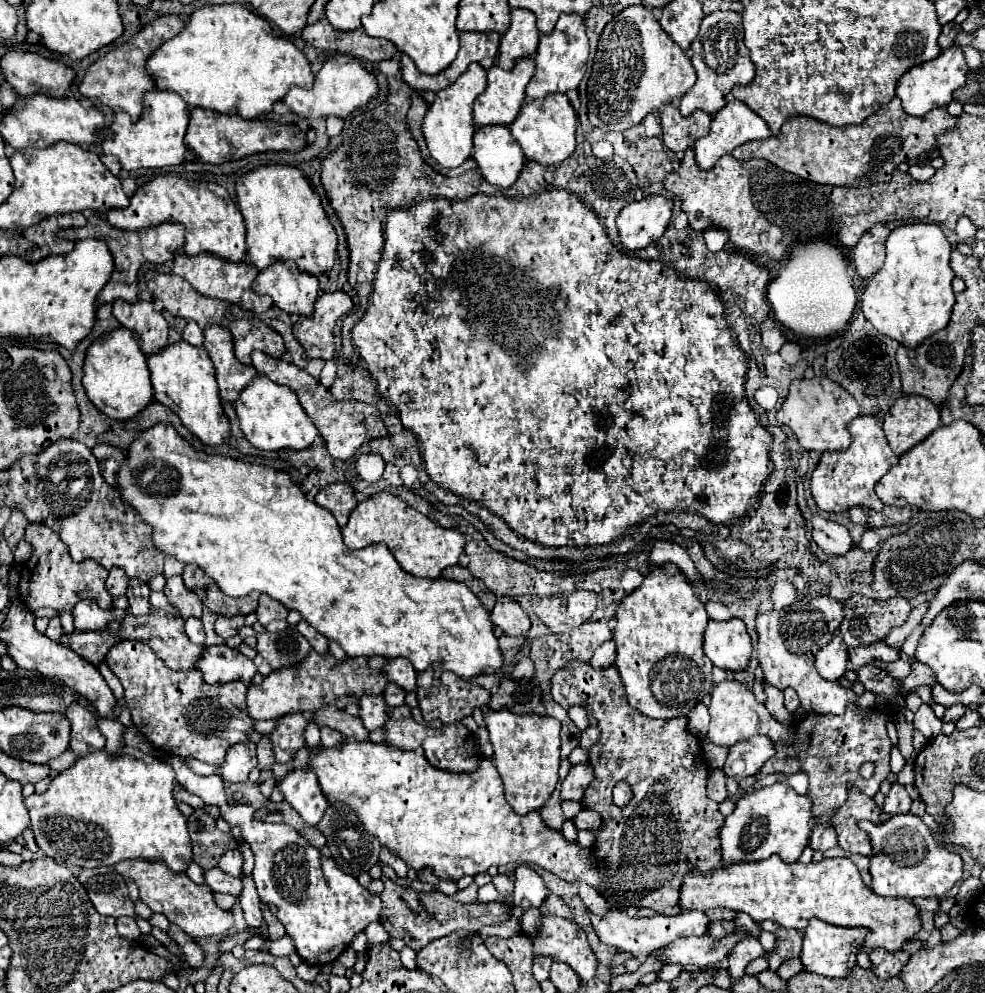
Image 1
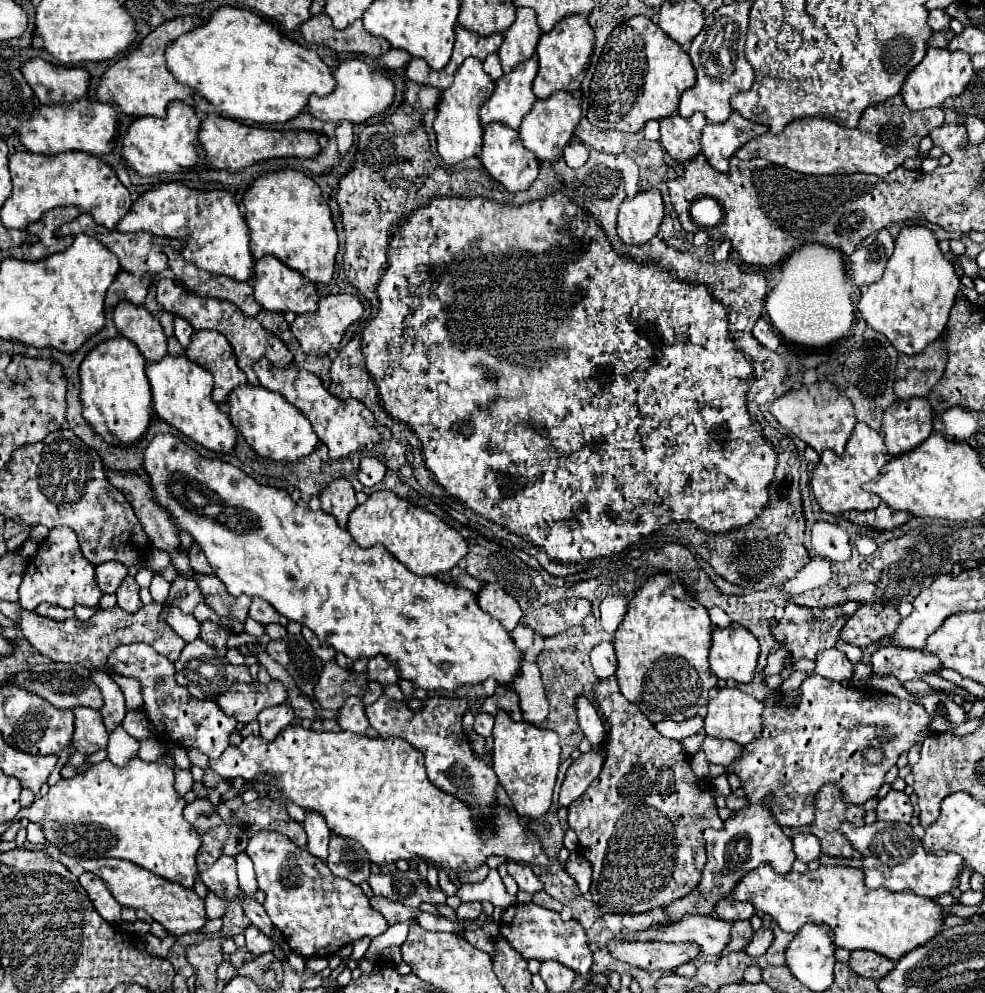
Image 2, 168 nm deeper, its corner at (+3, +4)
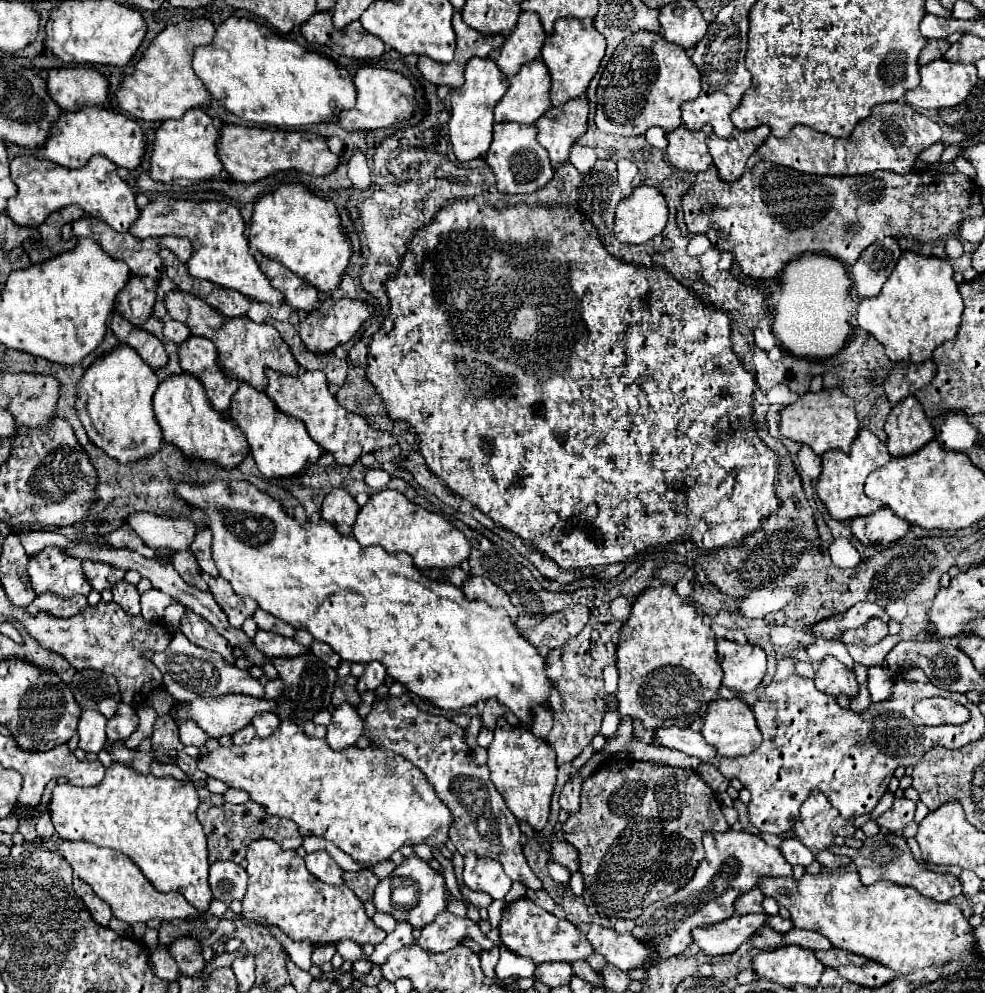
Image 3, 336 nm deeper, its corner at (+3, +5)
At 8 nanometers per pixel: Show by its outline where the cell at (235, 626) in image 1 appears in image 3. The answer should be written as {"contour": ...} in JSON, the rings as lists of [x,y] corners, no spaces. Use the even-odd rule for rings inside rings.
{"contour":[[[185,609],[185,615],[181,617],[181,631],[191,643],[223,655],[223,659],[227,663],[235,663],[231,643],[227,643],[227,639],[223,639],[223,635],[219,635],[211,627],[211,623],[207,623],[203,617],[195,615],[191,609]]]}

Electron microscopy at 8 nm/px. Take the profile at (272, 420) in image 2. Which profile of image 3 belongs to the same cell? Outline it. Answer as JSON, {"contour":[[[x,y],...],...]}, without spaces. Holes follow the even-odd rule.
{"contour":[[[239,385],[237,393],[231,399],[229,415],[245,433],[259,471],[269,479],[299,475],[305,467],[313,465],[321,455],[321,447],[309,437],[305,425],[299,419],[277,411],[275,403],[251,385]]]}

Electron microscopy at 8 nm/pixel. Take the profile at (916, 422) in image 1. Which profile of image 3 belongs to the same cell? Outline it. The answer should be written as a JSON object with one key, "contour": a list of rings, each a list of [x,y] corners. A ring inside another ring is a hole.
{"contour":[[[913,395],[899,401],[891,409],[885,421],[885,433],[887,433],[887,449],[893,457],[911,455],[921,447],[925,447],[935,437],[921,403]]]}

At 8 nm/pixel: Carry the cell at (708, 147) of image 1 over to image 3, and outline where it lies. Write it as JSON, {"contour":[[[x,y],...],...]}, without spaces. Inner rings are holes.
{"contour":[[[761,125],[751,131],[735,131],[733,139],[709,137],[707,147],[713,157],[713,165],[719,171],[719,179],[733,183],[743,171],[747,159],[757,151],[757,147],[769,137],[769,127]]]}

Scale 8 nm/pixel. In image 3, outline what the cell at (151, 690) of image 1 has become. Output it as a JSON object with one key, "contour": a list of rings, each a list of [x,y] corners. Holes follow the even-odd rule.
{"contour":[[[183,721],[183,723],[179,723],[179,735],[181,735],[181,743],[183,743],[183,745],[203,747],[205,741],[207,741],[207,735],[205,735],[193,721]]]}

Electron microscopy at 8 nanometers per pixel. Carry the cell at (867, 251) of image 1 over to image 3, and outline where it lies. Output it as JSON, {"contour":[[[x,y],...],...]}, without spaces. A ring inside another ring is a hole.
{"contour":[[[893,237],[873,243],[867,247],[857,263],[851,267],[851,279],[859,299],[869,299],[879,295],[883,283],[889,279],[897,261],[901,259],[901,247]]]}

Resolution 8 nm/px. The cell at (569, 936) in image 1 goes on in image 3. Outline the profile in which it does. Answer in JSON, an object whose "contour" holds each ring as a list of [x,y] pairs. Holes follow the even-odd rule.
{"contour":[[[527,897],[505,905],[503,919],[499,925],[499,937],[509,951],[535,961],[535,965],[541,965],[547,961],[573,963],[577,959],[587,959],[593,953],[591,943],[573,923],[569,923],[567,919],[557,919],[555,915],[537,907]]]}

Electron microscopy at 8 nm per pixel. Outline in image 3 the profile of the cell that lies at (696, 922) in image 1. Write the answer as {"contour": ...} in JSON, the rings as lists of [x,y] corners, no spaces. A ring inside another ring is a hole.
{"contour":[[[733,915],[731,919],[717,923],[715,927],[703,927],[693,931],[695,943],[707,955],[733,953],[741,943],[751,939],[761,927],[769,923],[769,915]]]}

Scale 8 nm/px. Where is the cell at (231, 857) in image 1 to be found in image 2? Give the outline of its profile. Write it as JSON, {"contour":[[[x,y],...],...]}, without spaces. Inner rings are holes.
{"contour":[[[221,856],[213,868],[201,872],[201,878],[207,888],[211,888],[217,896],[233,902],[237,898],[237,866],[233,856]]]}

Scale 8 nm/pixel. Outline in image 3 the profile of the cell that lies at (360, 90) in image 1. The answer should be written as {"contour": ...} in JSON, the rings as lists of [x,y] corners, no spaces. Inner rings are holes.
{"contour":[[[367,65],[367,67],[357,69],[353,81],[355,81],[355,87],[357,87],[357,105],[339,115],[337,123],[343,129],[347,129],[347,131],[385,129],[385,127],[391,127],[395,123],[401,123],[405,119],[411,119],[415,115],[415,111],[417,111],[415,87],[405,75],[401,75],[397,71]]]}

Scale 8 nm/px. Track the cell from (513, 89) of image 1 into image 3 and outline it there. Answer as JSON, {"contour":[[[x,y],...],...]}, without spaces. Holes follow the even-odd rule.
{"contour":[[[539,59],[529,61],[511,79],[507,95],[497,103],[497,107],[495,107],[495,123],[505,123],[505,121],[515,121],[515,123],[525,123],[525,125],[535,123],[545,111],[549,111],[553,107],[551,99],[547,99],[549,87],[551,87],[551,75],[549,75],[545,63],[539,61]]]}

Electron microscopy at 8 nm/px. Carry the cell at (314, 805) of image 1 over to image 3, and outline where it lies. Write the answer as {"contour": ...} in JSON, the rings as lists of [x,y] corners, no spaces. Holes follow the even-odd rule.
{"contour":[[[317,851],[317,853],[309,853],[305,855],[305,863],[311,875],[315,875],[317,879],[321,879],[323,883],[329,885],[343,885],[343,869],[333,861],[333,857],[327,851]]]}

